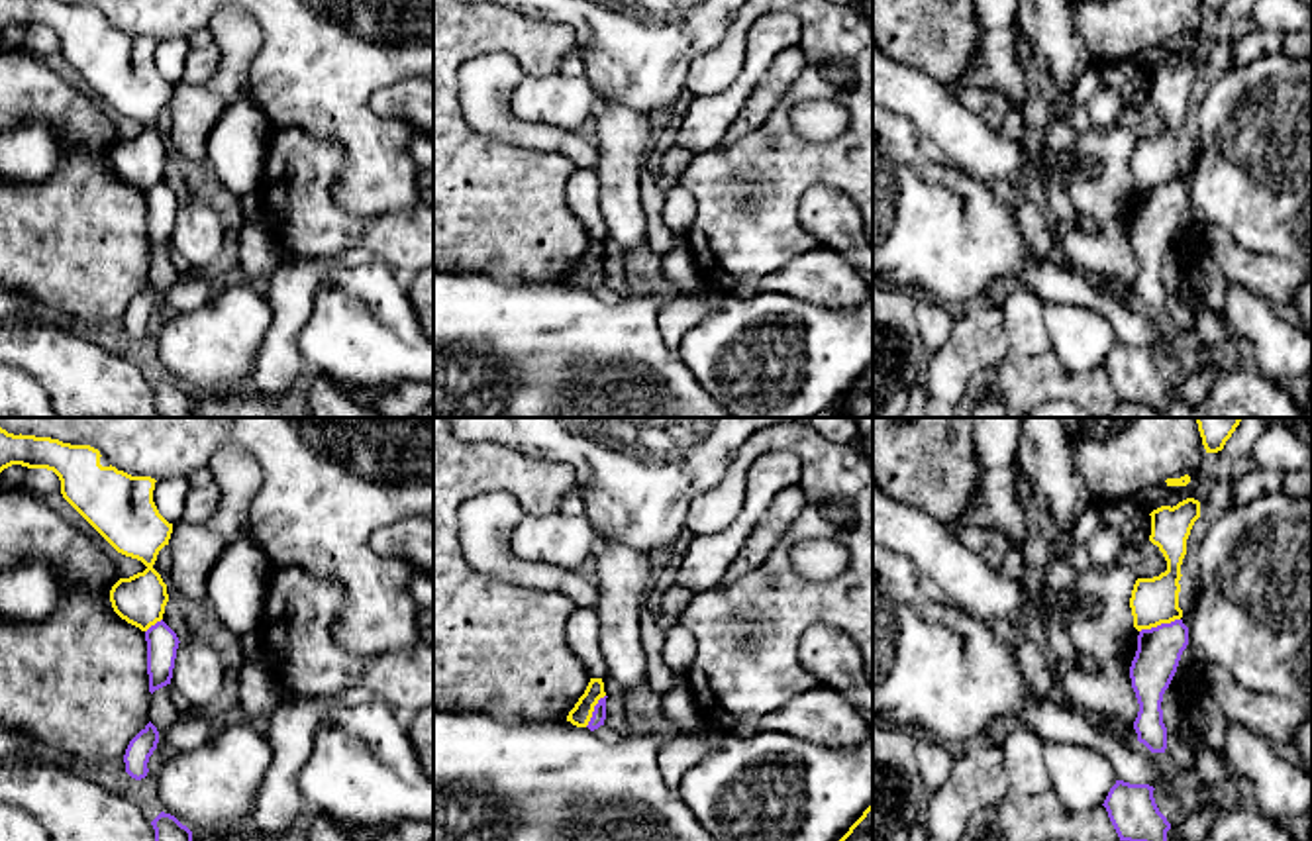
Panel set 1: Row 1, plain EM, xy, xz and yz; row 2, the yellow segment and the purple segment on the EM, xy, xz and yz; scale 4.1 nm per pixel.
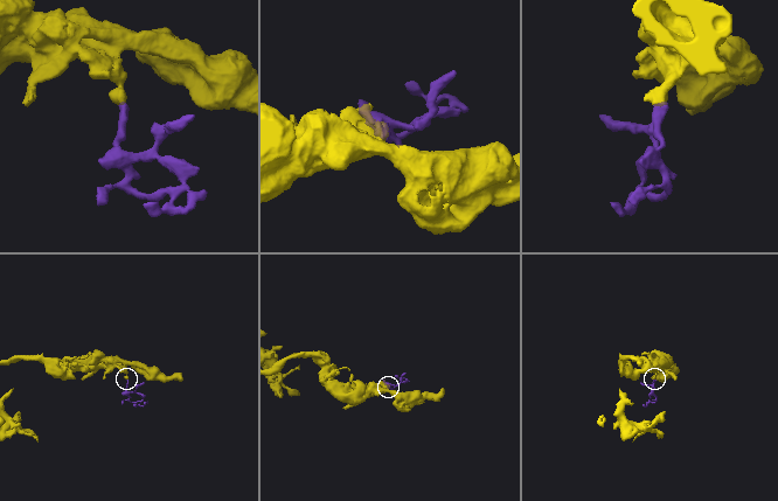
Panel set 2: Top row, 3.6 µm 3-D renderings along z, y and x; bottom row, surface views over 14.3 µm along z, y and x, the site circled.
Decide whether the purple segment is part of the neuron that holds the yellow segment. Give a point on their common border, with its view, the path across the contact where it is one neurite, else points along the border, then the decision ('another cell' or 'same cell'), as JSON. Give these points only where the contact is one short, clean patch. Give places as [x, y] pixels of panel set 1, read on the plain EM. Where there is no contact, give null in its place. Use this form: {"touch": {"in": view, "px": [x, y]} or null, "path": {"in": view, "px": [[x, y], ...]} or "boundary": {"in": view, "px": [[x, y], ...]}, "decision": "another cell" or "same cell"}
{"touch": {"in": "yz", "px": [1160, 185]}, "boundary": {"in": "yz", "px": [[1179, 179], [1140, 193]]}, "decision": "another cell"}

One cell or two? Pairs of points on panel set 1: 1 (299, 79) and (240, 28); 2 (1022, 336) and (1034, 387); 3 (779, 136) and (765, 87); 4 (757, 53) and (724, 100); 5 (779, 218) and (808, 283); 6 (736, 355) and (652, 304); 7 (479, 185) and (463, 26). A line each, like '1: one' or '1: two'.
1: two
2: two
3: two
4: one
5: two
6: two
7: one

